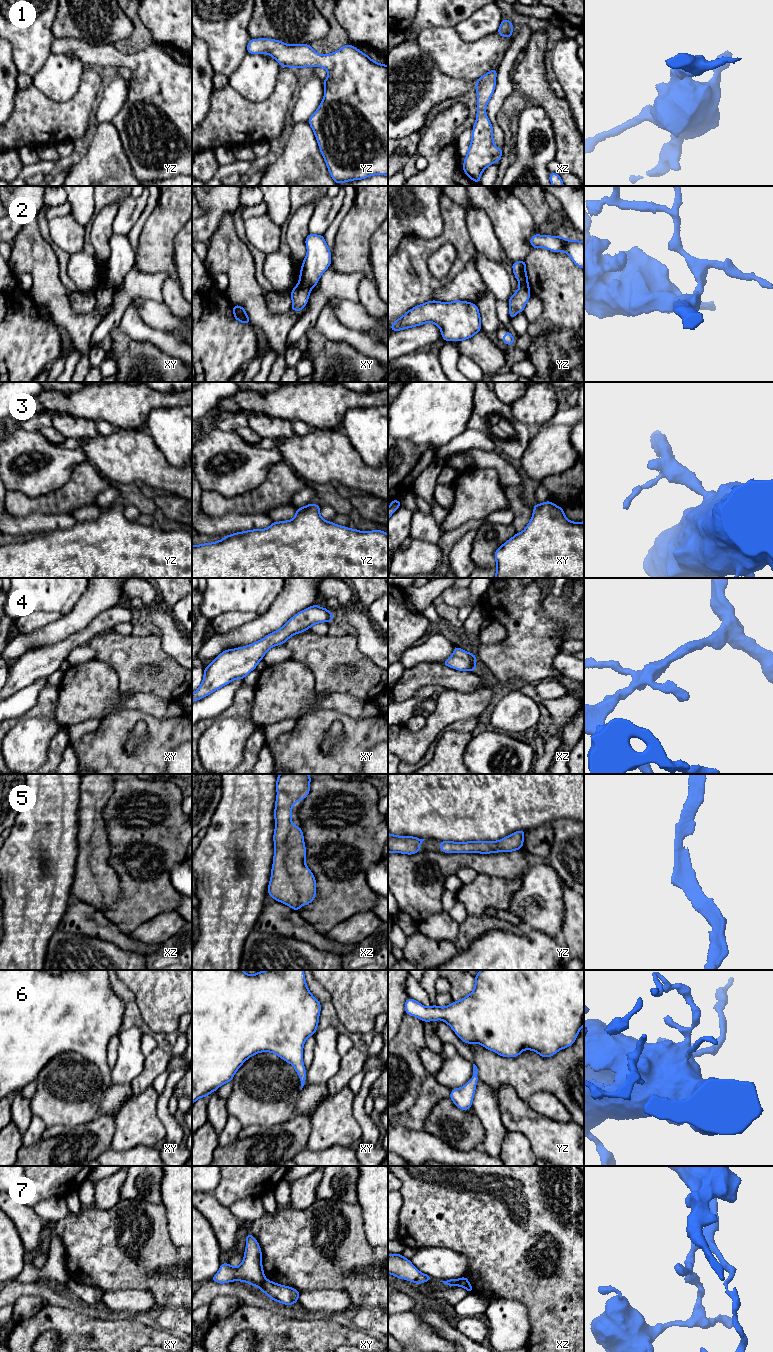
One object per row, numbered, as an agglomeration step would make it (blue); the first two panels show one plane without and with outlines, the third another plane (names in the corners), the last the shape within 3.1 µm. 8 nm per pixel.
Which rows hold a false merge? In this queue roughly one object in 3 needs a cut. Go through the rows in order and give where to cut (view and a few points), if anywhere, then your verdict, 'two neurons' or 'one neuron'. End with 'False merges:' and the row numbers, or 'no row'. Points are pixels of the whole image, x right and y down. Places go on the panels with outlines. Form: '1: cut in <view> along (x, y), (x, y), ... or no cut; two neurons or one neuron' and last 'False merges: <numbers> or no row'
1: no cut; one neuron
2: cut in xy along (298, 283), (310, 290); two neurons
3: no cut; one neuron
4: no cut; one neuron
5: no cut; one neuron
6: no cut; one neuron
7: cut in xy along (265, 1278), (259, 1287); two neurons
False merges: 2, 7

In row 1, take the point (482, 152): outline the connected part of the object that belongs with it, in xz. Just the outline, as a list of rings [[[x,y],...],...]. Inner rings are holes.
[[[497,68],[481,76],[475,84],[477,115],[472,139],[463,163],[463,171],[474,182],[480,183],[482,172],[501,160],[503,148],[498,149],[493,140],[493,127],[486,115],[486,107],[496,86]]]

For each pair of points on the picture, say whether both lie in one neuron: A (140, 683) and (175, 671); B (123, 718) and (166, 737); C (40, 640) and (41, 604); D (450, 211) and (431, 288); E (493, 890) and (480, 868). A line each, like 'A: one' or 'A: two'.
A: one
B: one
C: two
D: one
E: two

